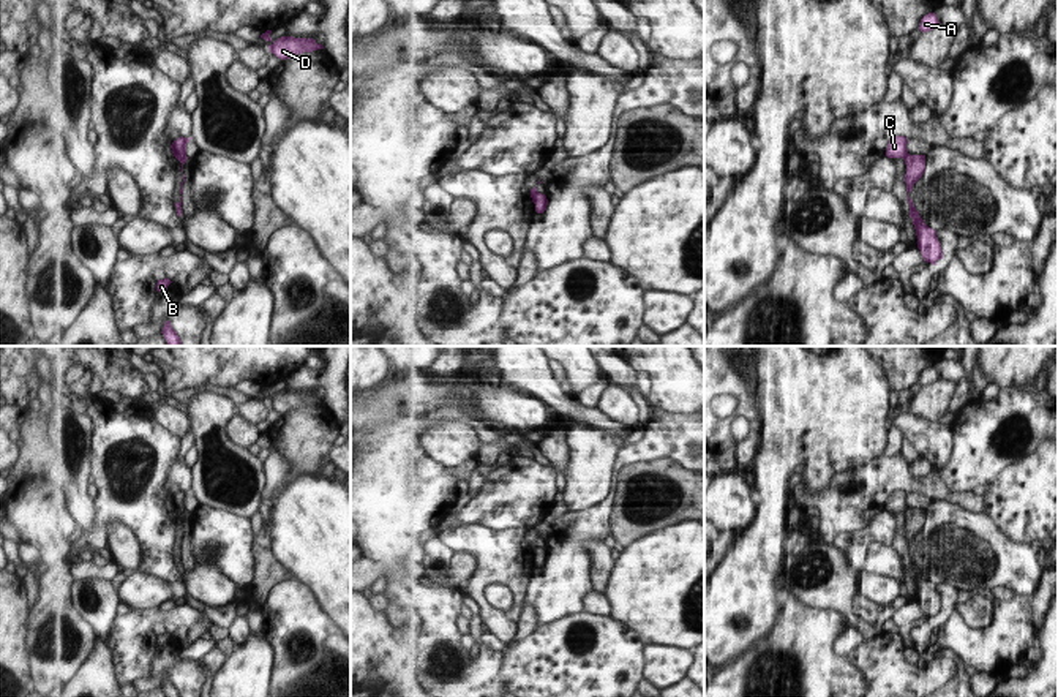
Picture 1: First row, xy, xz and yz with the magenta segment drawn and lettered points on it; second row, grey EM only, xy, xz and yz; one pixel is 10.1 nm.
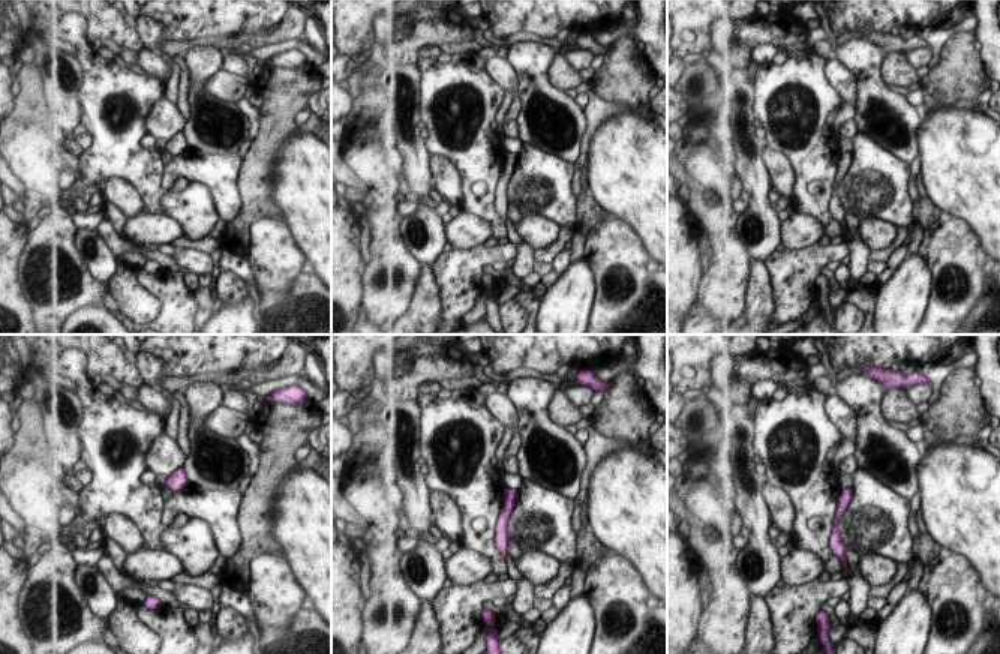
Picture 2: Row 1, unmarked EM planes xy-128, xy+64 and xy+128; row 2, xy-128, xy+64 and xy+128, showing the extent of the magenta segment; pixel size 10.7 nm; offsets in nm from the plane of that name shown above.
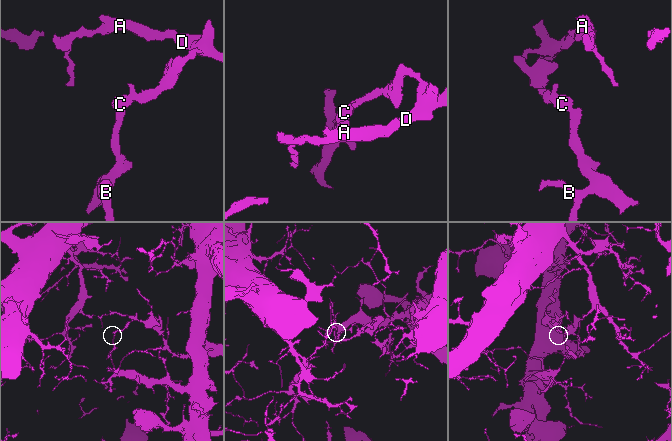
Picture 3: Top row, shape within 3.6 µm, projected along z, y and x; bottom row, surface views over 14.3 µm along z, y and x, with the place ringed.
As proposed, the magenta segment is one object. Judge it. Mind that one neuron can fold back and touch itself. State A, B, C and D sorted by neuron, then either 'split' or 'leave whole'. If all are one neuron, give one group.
A C D / B | split

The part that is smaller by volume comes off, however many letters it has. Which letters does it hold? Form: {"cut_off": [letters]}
{"cut_off": ["A", "C", "D"]}

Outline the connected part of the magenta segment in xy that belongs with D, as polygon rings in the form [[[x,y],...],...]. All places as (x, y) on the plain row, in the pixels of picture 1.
[[[267,384],[261,389],[265,395],[270,395],[268,400],[270,406],[275,408],[278,413],[286,414],[295,411],[303,406],[313,406],[317,403],[324,403],[322,398],[317,398],[313,392],[294,392],[294,390],[281,390],[276,395],[270,392],[272,384]]]

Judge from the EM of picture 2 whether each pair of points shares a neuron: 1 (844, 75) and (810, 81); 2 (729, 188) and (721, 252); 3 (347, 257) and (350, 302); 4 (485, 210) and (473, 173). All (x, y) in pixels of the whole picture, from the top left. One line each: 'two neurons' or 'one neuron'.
1: two neurons
2: two neurons
3: one neuron
4: one neuron

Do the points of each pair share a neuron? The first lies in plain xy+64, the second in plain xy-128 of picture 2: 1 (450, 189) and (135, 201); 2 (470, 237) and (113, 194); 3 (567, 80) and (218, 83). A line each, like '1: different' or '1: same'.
1: same
2: different
3: same

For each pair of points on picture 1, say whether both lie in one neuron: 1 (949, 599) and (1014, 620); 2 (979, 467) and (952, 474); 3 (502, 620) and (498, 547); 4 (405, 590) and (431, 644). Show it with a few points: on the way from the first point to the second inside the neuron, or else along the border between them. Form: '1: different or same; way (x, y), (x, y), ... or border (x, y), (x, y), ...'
1: different; border (959, 591), (956, 602)
2: same; way (973, 467), (959, 473)
3: same; way (485, 604), (480, 598), (480, 580), (495, 566)
4: same; way (417, 602), (431, 617), (431, 631)

